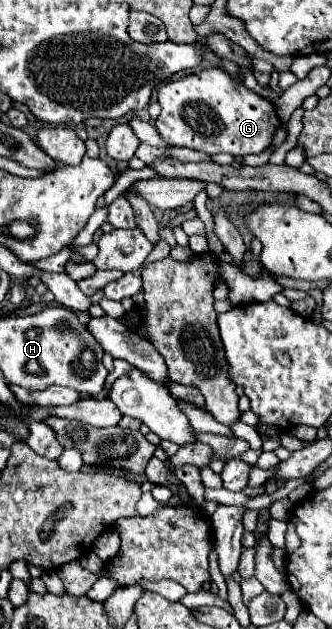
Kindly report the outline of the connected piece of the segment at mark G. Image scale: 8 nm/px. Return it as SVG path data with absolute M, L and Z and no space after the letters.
M203 69L201 73L163 85L159 89L159 105L161 115L155 127L161 139L169 145L189 147L209 155L229 153L245 157L249 153L261 153L281 125L273 103L249 91L245 85L235 83L221 69Z

